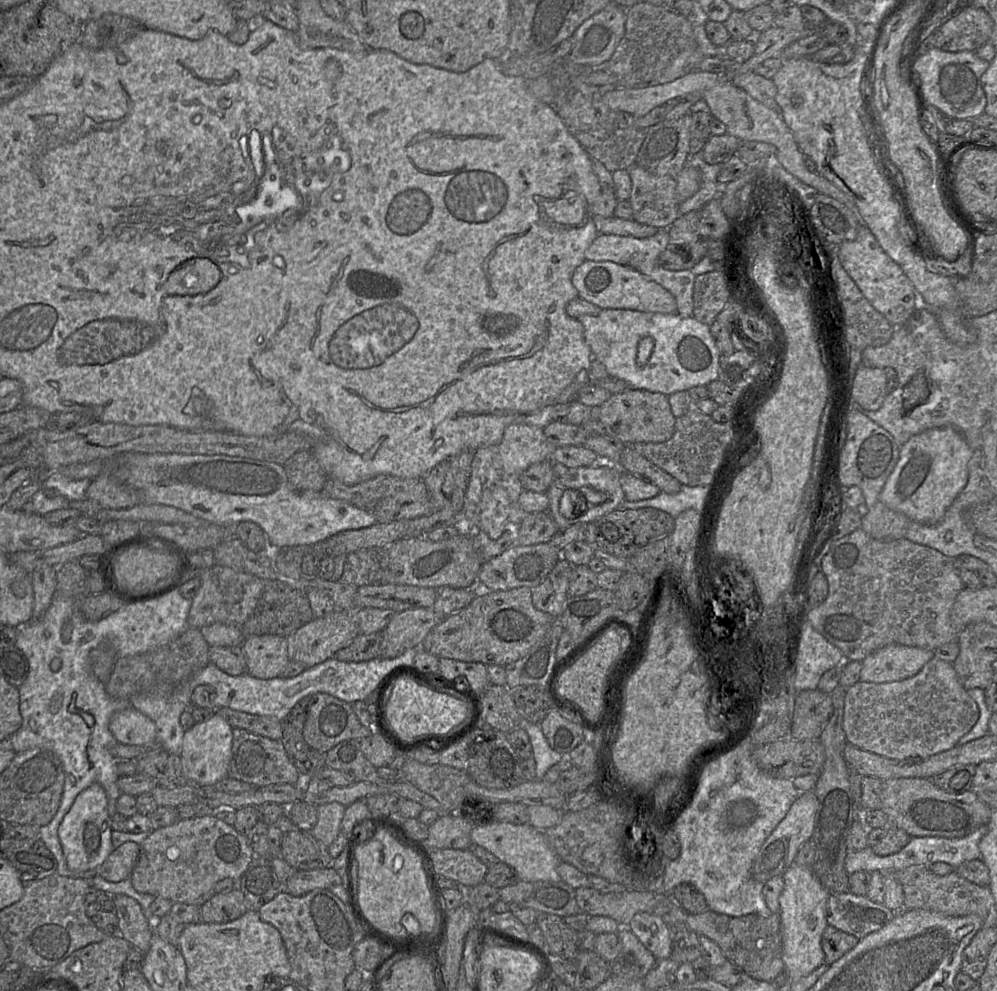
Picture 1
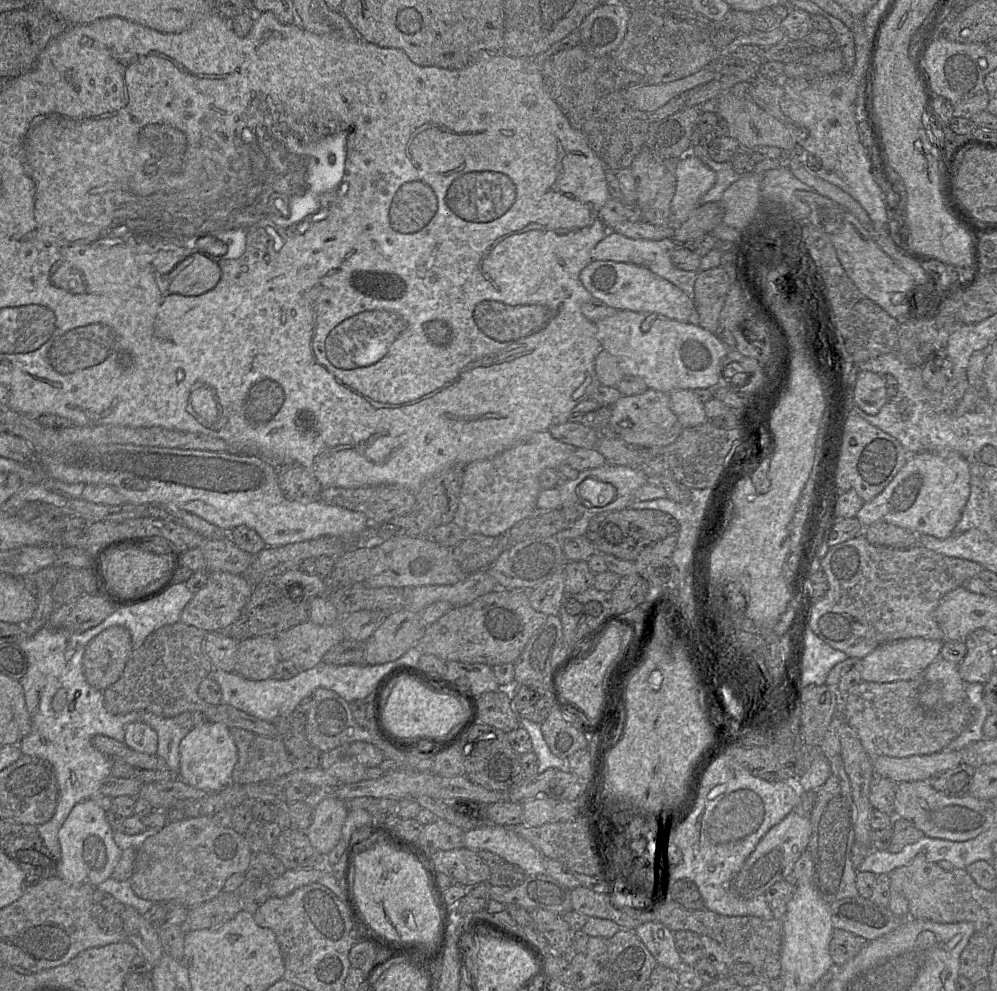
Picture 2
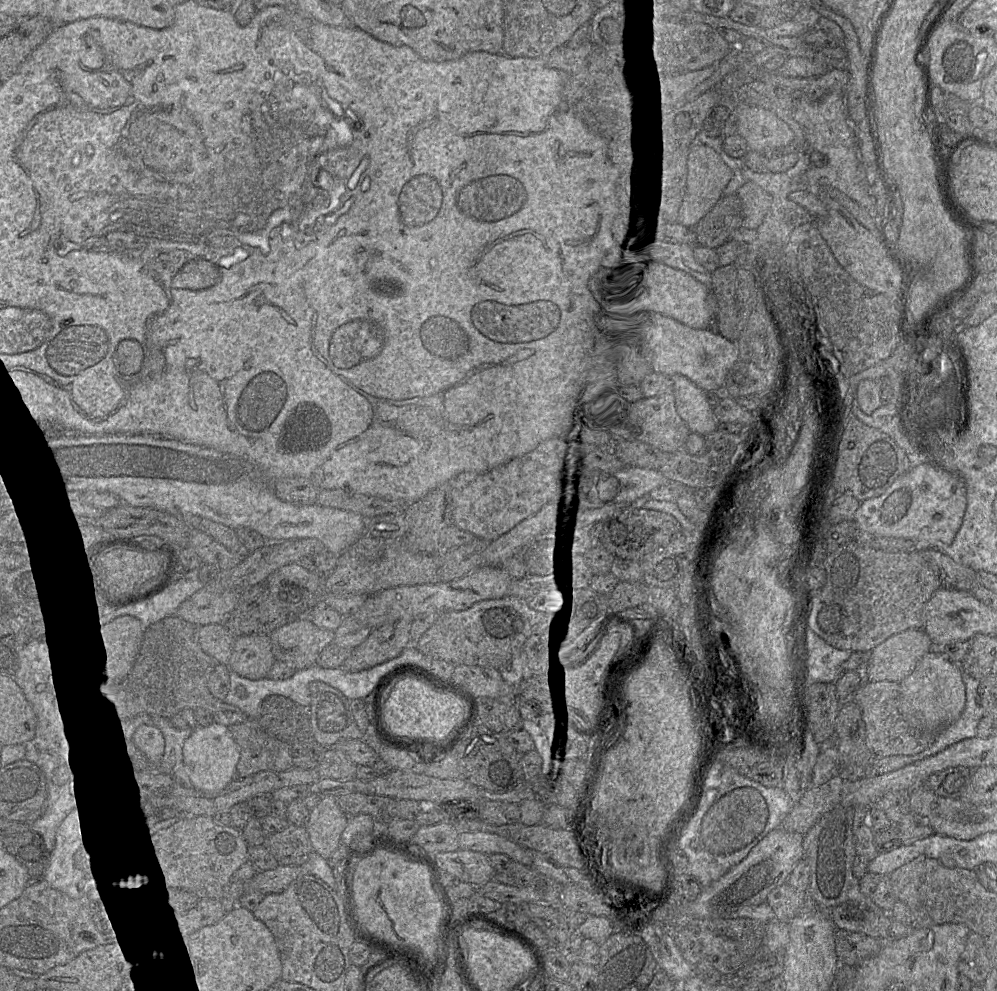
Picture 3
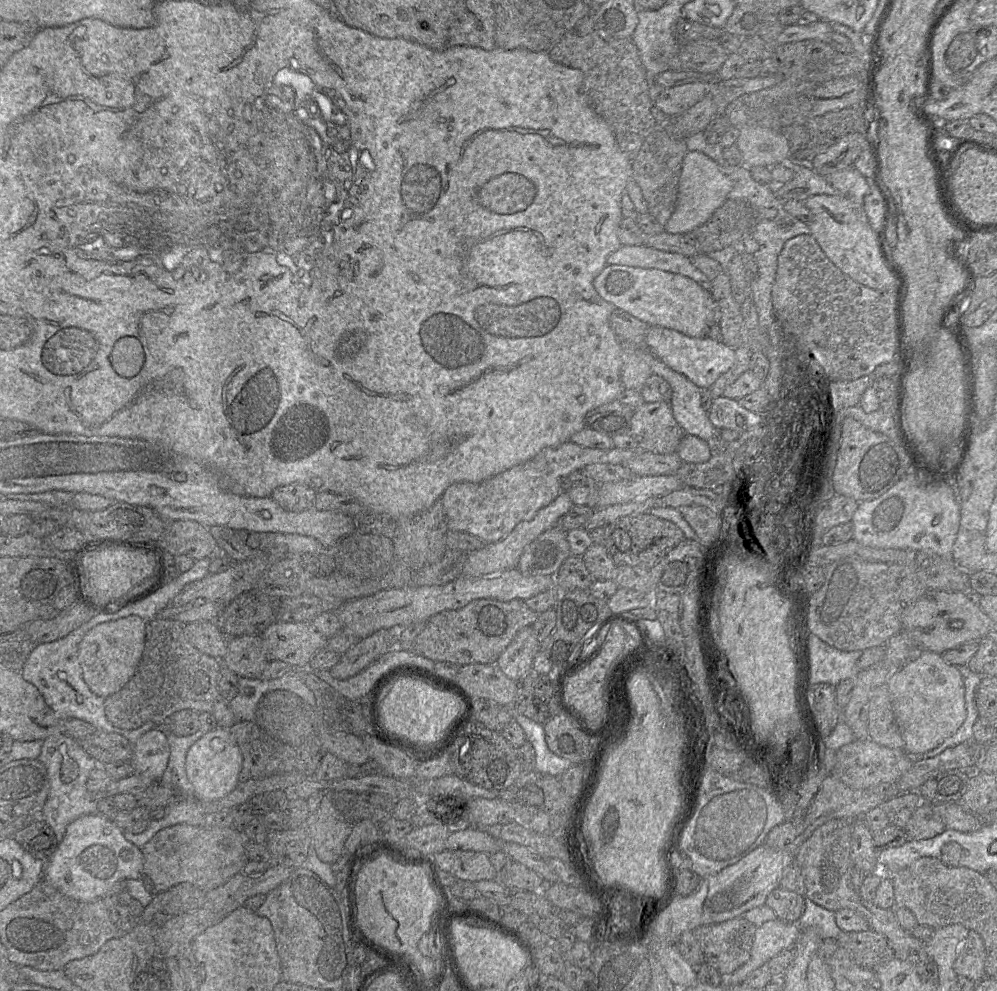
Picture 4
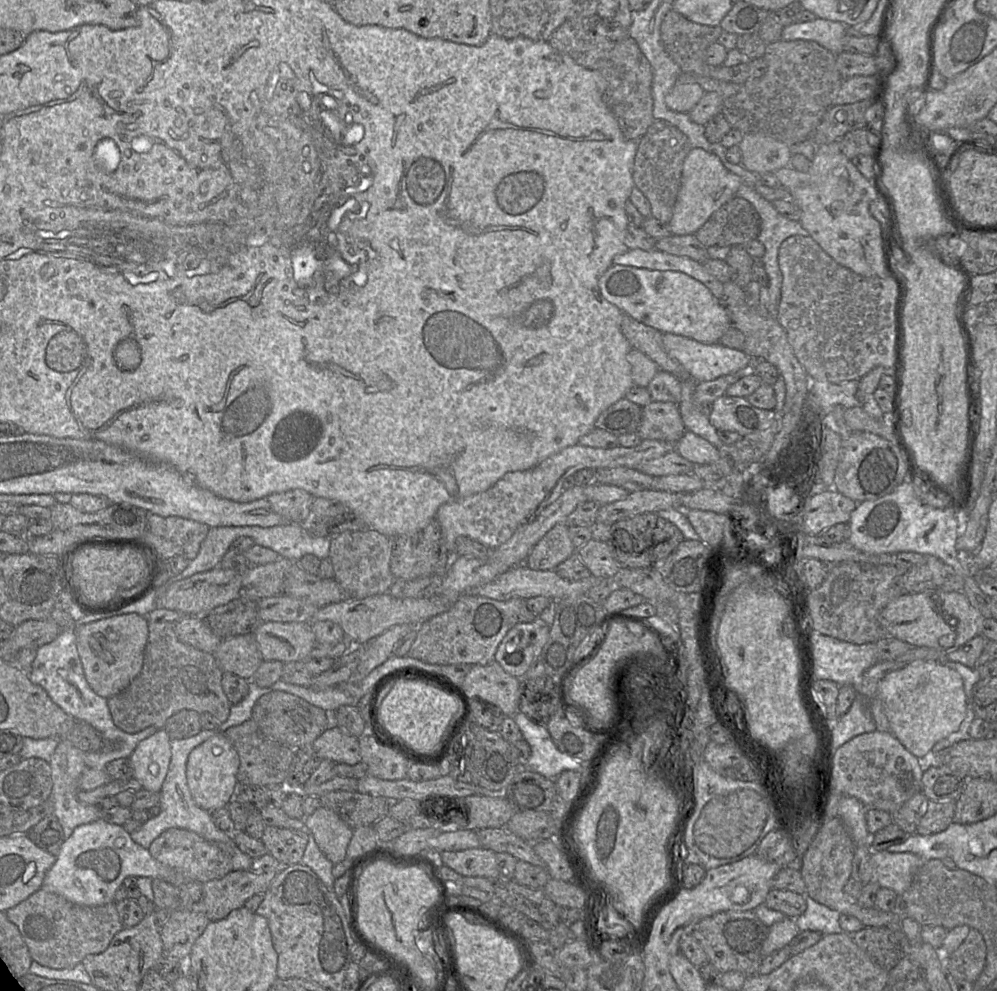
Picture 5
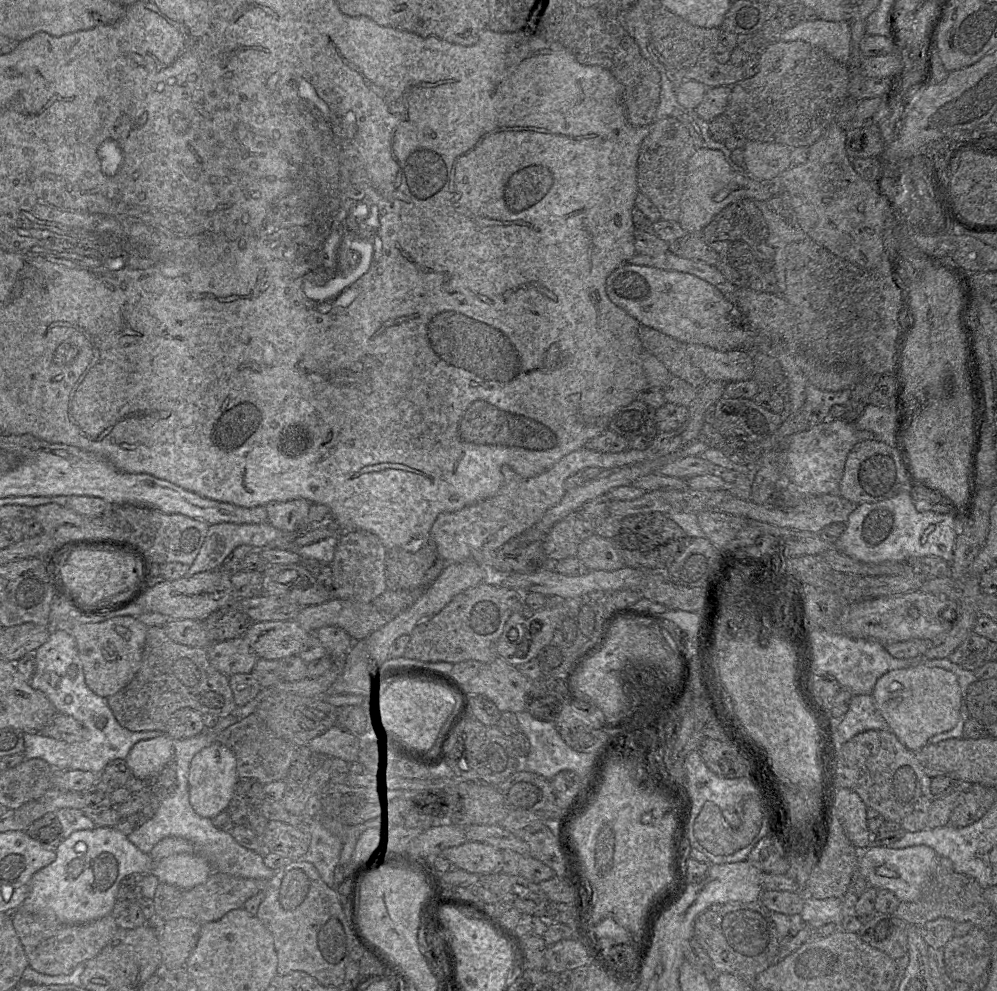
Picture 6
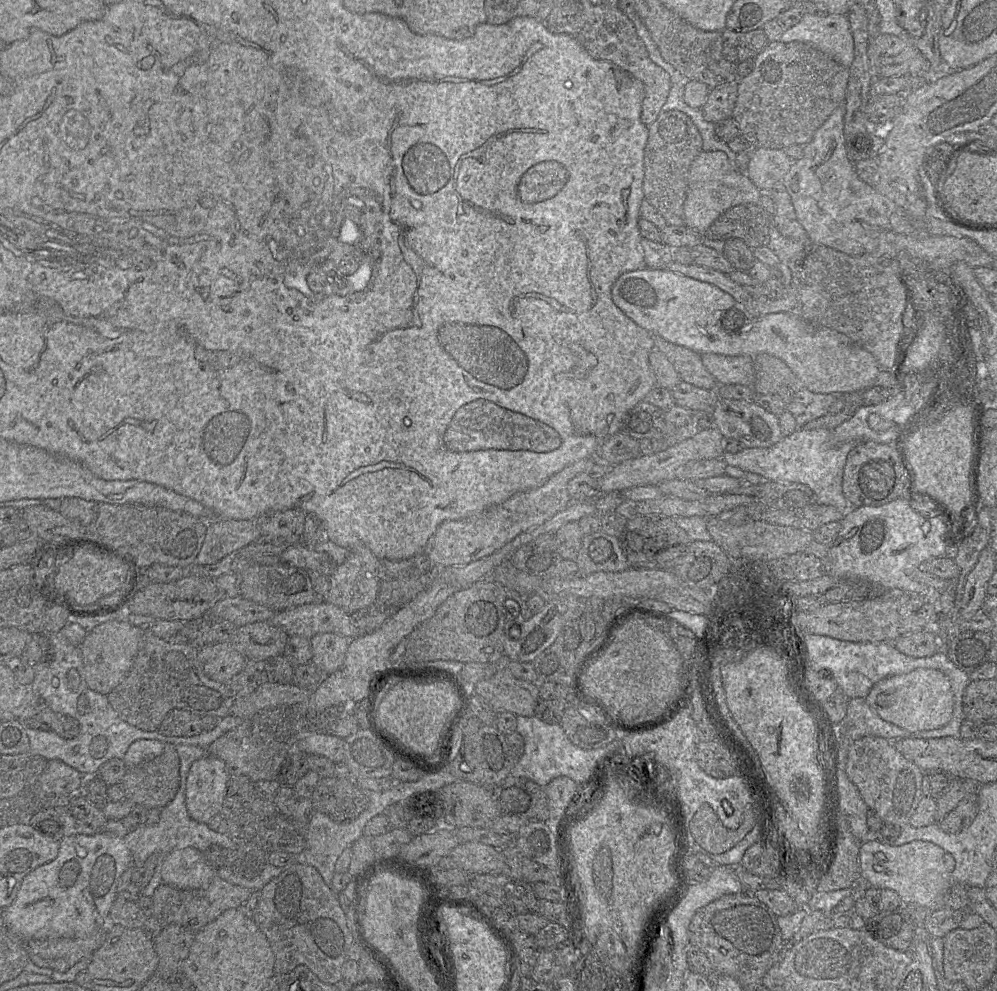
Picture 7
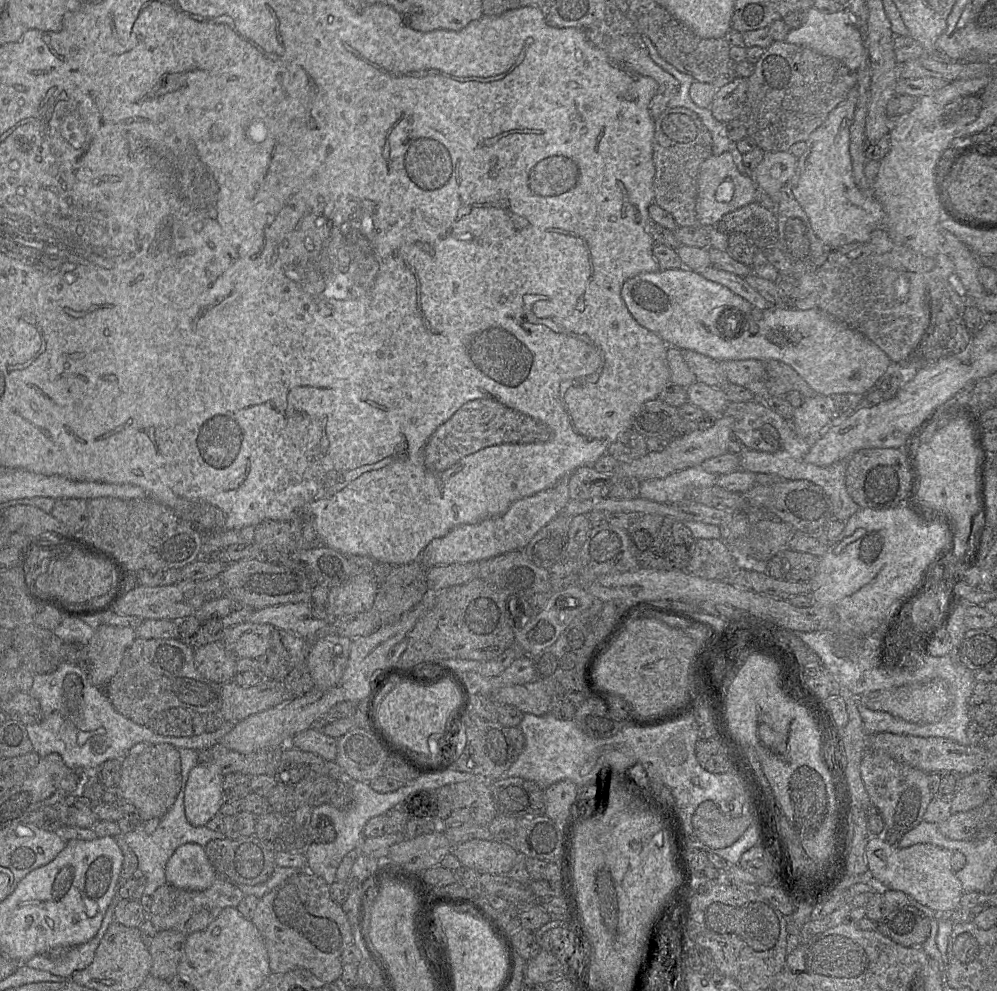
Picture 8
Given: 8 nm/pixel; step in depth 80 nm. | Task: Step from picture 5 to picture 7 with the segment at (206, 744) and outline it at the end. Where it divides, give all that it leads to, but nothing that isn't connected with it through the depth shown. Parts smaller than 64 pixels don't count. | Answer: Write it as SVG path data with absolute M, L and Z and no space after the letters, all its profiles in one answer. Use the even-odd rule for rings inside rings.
M206 754L192 764L186 786L186 807L192 819L208 824L220 814L229 779L225 763L215 756Z

